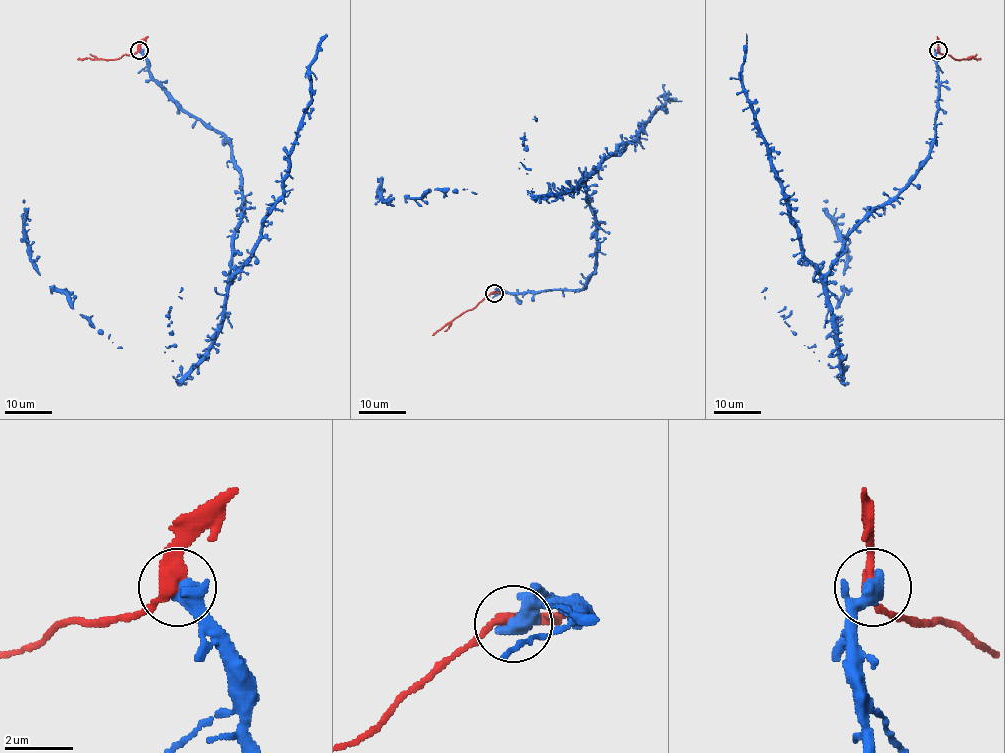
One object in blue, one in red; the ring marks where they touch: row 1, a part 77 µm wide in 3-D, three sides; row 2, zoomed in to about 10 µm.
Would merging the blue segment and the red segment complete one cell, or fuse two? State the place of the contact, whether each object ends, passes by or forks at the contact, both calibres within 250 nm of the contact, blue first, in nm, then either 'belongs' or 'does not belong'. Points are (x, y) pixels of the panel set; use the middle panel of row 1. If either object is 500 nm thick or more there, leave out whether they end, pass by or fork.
(494, 293) | blue passes by | red passes by | 480/340 nm | does not belong

